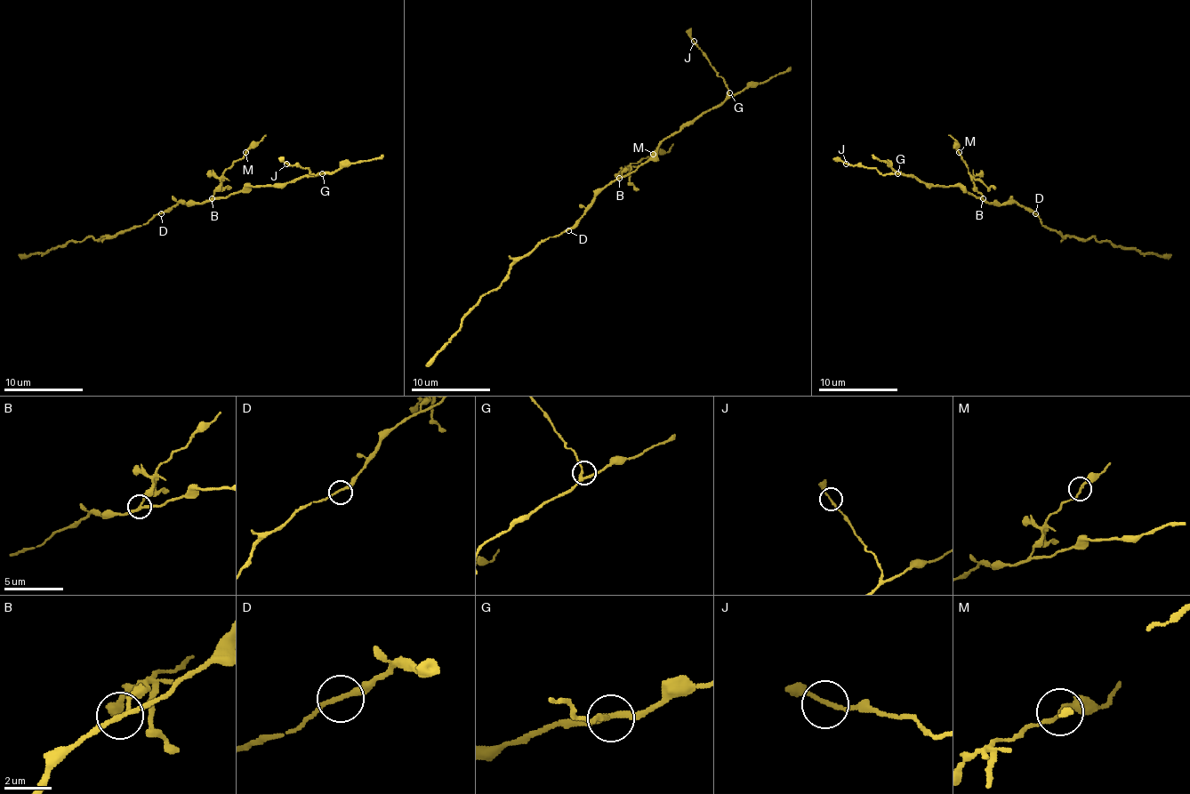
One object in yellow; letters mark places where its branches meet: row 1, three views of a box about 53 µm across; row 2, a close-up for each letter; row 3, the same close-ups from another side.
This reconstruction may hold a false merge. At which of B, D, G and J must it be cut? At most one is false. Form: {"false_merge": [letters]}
{"false_merge": ["B"]}

